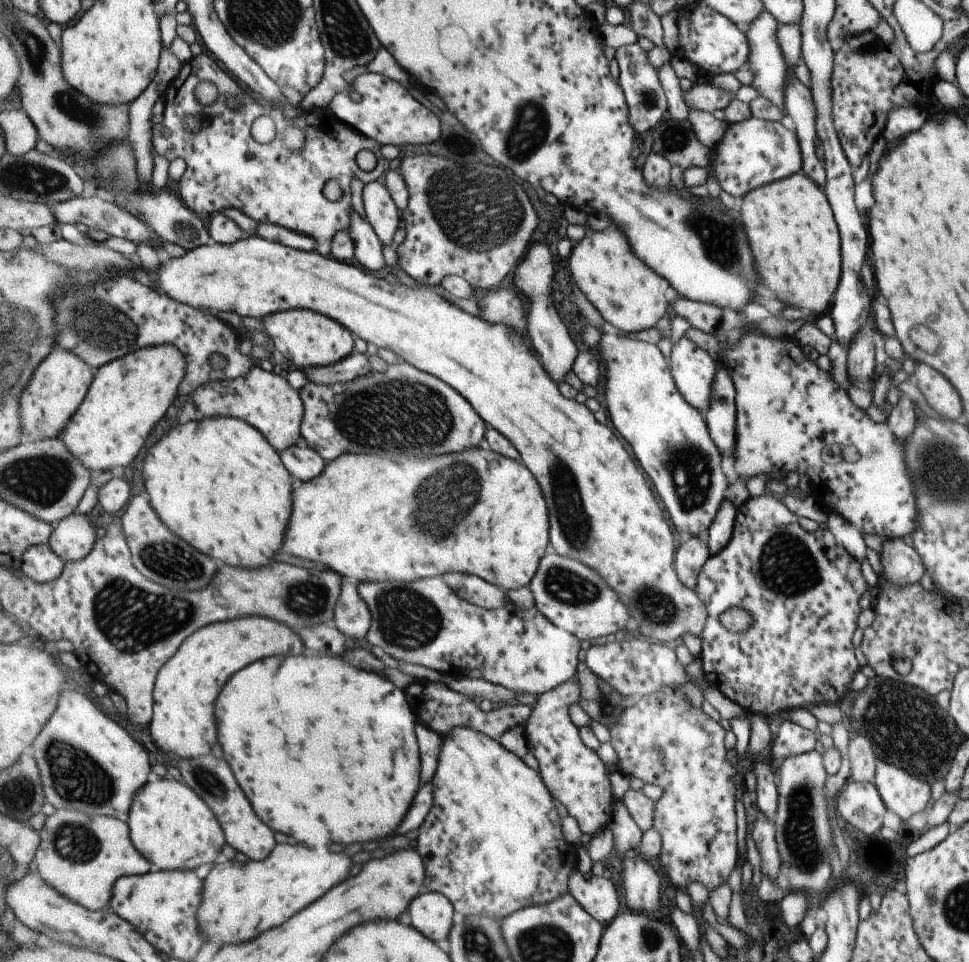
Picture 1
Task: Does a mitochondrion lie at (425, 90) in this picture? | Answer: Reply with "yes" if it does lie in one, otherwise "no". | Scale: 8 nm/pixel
no

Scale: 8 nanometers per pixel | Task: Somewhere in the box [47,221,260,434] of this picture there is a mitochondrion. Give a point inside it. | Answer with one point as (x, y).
(102, 326)

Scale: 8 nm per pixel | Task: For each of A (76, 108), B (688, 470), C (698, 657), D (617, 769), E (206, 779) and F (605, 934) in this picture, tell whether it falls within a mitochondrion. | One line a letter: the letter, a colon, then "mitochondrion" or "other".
A: mitochondrion
B: mitochondrion
C: other
D: other
E: mitochondrion
F: other

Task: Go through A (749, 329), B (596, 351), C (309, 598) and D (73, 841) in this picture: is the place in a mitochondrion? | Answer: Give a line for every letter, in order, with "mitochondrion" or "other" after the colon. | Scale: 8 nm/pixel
A: other
B: other
C: mitochondrion
D: mitochondrion

